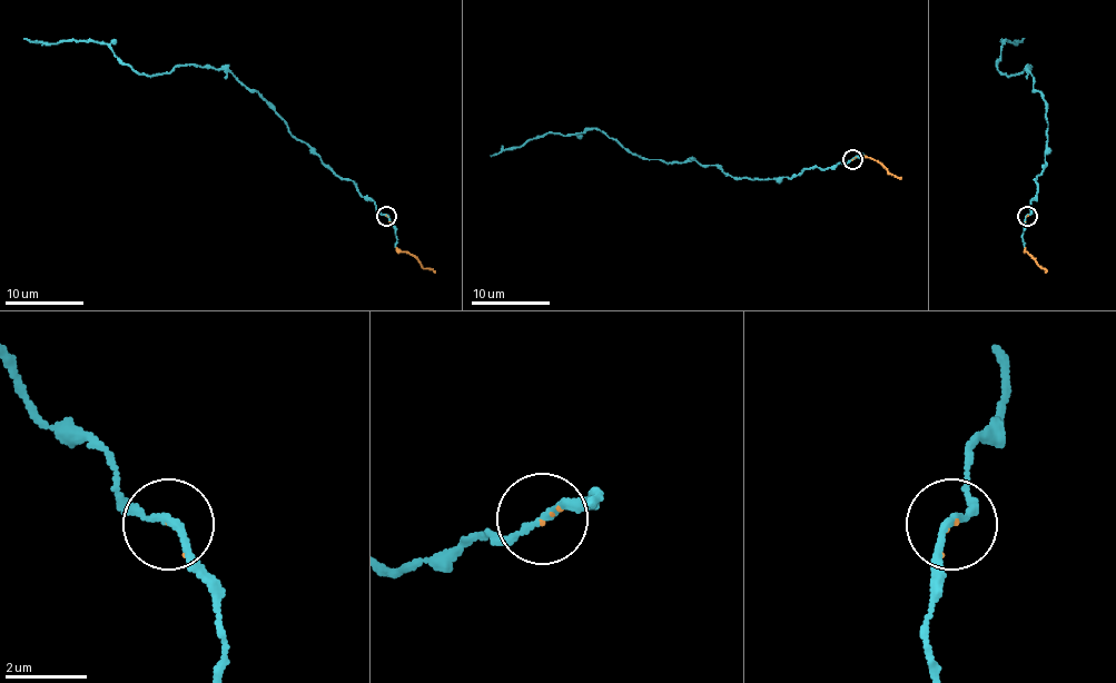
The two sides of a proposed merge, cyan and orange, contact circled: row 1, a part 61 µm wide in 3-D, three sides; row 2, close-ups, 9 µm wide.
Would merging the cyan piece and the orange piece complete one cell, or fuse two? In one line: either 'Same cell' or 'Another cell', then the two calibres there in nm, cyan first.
Same cell. Thickness 160 nm (cyan) against 40 nm

